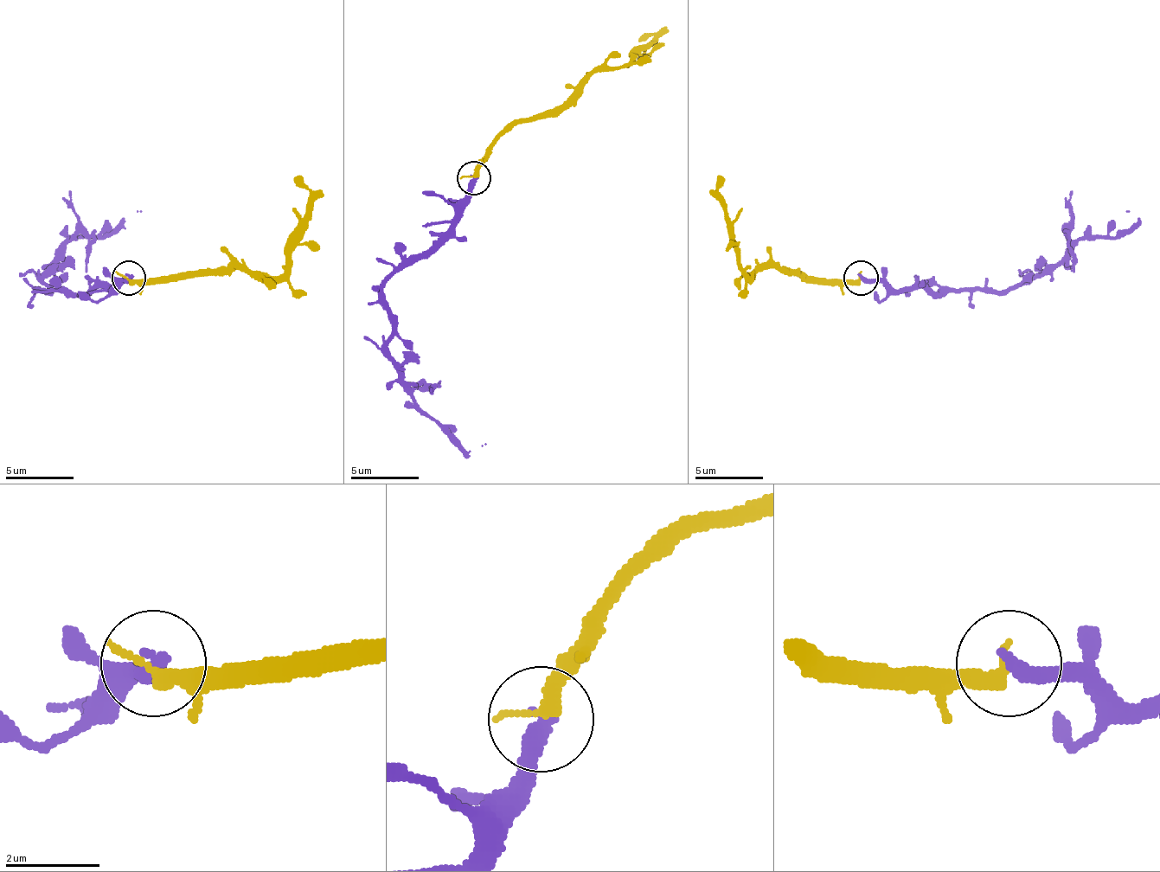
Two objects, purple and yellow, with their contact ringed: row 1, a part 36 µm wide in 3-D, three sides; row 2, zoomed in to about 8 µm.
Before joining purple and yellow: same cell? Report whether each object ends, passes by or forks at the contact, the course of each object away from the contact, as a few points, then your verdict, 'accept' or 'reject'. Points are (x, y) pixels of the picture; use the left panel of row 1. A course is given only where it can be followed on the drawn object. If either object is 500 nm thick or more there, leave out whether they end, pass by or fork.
purple ends there; yellow ends there; purple runs (130, 278), (116, 289), (37, 289), (48, 289), (44, 278), (58, 251), (72, 238), (109, 238), (140, 210); yellow runs (130, 278), (208, 275), (246, 268), (253, 275), (279, 275), (293, 227), (310, 196), (293, 176); reject

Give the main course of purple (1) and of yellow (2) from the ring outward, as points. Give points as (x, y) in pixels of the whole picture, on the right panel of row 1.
1: (860, 278), (900, 289), (962, 292), (1010, 289), (1041, 278), (1085, 238), (1123, 238), (1139, 221), (1126, 210)
2: (860, 278), (798, 275), (761, 268), (754, 275), (747, 275), (717, 183), (723, 176)

